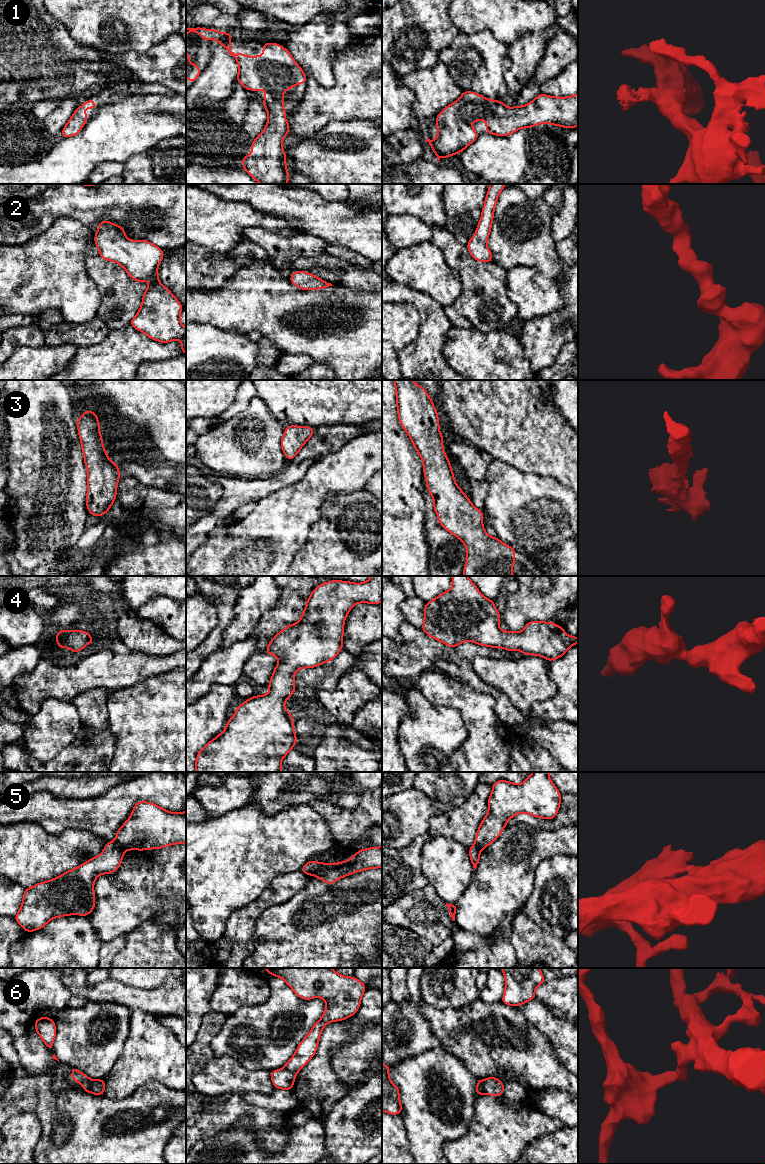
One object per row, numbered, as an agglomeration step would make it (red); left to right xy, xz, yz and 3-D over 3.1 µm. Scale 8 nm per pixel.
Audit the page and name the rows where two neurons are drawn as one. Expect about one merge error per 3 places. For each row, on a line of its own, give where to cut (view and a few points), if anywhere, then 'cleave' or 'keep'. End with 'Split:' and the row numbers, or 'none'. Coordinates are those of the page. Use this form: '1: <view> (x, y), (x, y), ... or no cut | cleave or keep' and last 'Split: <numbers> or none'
1: no cut | keep
2: no cut | keep
3: no cut | keep
4: no cut | keep
5: xy (114, 841), (126, 849) | cleave
6: yz (482, 1080), (484, 1092) | cleave
Split: 5, 6

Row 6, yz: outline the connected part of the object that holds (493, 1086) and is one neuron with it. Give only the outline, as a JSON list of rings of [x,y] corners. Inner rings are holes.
[[[496,1077],[483,1080],[484,1093],[491,1096],[501,1096],[504,1092],[504,1083]]]

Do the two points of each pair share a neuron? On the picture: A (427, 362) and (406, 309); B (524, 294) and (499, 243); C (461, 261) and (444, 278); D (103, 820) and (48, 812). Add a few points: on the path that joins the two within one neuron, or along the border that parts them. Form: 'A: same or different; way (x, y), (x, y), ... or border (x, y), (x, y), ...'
A: different; border (419, 312), (418, 335), (399, 350)
B: different; border (534, 266), (513, 266), (506, 271)
C: different; border (440, 249), (445, 261), (458, 272), (461, 291)
D: same; way (89, 814), (62, 814)

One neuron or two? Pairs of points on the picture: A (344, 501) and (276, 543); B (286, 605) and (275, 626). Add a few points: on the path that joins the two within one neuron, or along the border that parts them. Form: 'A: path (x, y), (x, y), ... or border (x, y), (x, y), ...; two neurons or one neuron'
A: border (329, 494), (308, 536); two neurons
B: path (286, 610), (275, 621); one neuron

